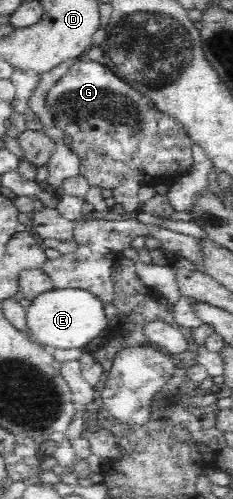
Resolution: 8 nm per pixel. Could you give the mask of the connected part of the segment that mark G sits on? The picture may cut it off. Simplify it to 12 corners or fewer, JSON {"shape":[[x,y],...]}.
{"shape":[[80,58],[44,106],[125,213],[192,174],[180,124]]}

